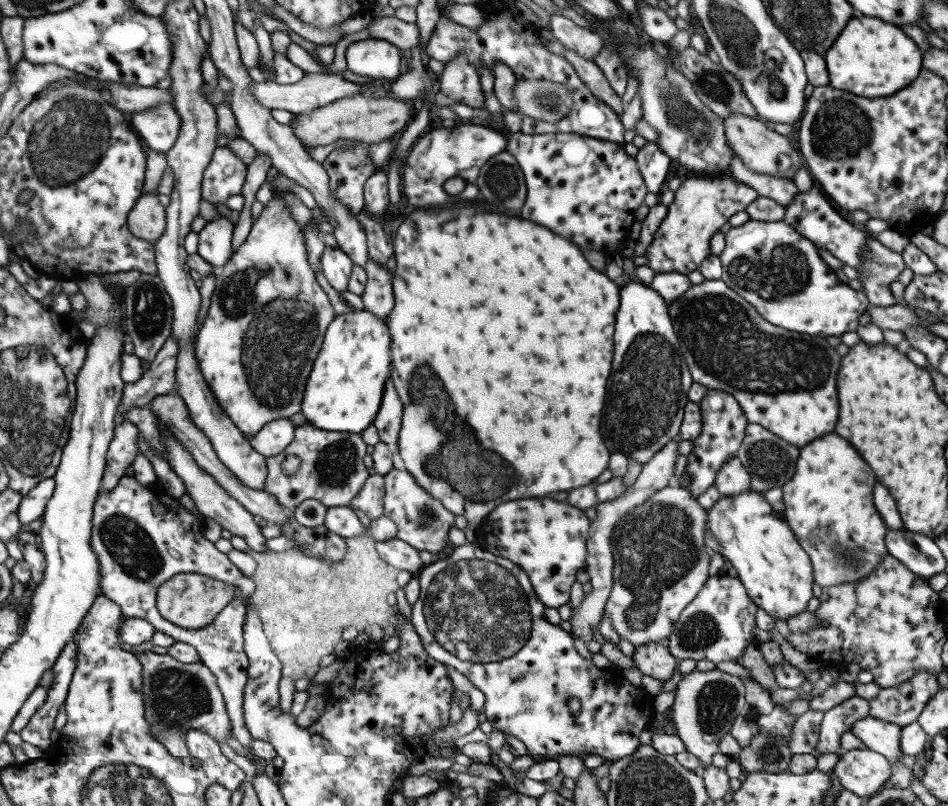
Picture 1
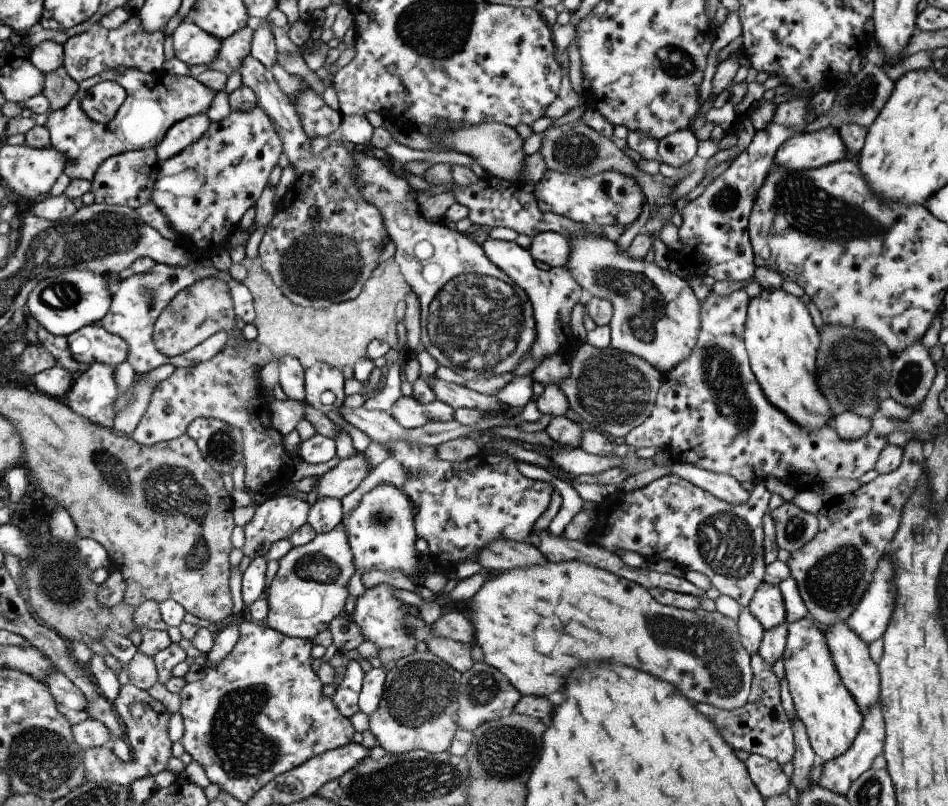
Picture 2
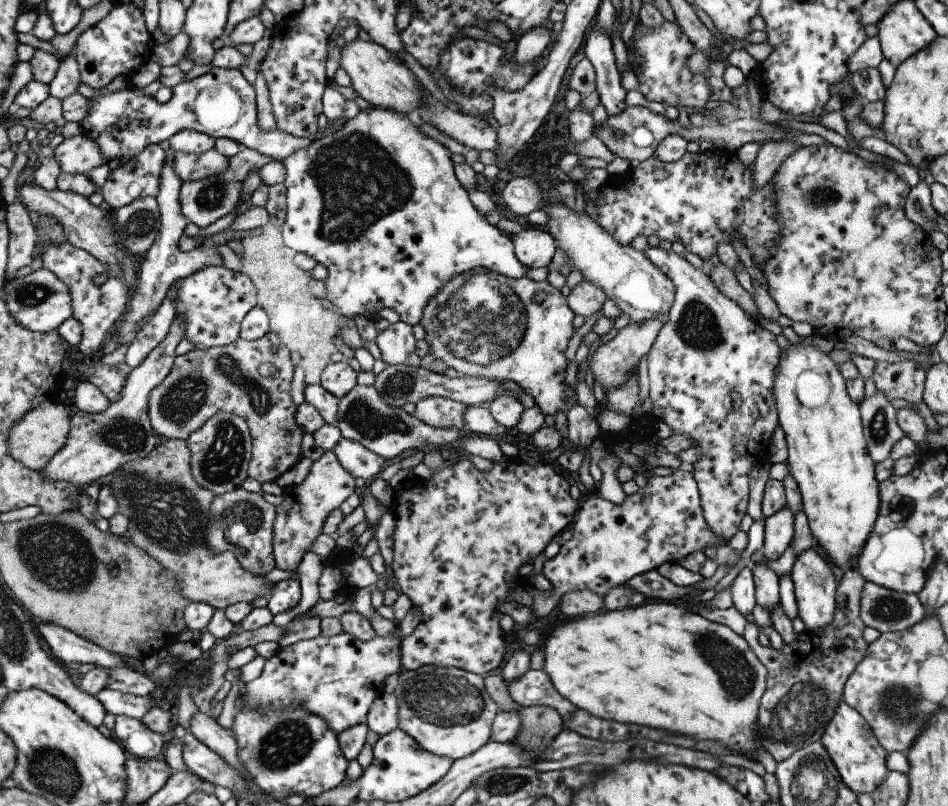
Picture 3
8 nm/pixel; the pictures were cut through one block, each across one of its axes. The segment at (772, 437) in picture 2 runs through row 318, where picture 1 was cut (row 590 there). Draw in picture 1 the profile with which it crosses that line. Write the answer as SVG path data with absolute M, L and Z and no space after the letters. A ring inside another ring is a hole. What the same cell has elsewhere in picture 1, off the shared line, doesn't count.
M720 573L709 577L696 598L680 613L667 636L666 645L678 660L709 660L710 662L736 661L747 646L757 643L752 638L756 626L757 606L747 595L747 590L738 577Z

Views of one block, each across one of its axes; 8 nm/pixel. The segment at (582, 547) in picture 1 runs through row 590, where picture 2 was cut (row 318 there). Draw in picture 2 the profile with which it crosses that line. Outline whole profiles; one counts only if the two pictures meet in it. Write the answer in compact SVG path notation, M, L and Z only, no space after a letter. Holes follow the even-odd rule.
M510 236L504 240L495 238L487 238L481 244L487 257L498 267L503 270L512 280L514 285L518 285L530 299L533 306L533 317L536 323L536 340L531 346L531 352L519 362L519 366L512 373L505 375L492 376L492 378L484 378L477 374L470 377L465 382L465 386L473 391L485 395L495 395L506 382L512 380L512 377L530 375L534 369L539 366L543 358L550 354L563 354L563 345L569 336L572 336L571 329L571 312L573 306L582 304L585 293L581 290L581 286L572 278L571 272L564 267L547 268L540 265L532 258L530 251L520 247Z

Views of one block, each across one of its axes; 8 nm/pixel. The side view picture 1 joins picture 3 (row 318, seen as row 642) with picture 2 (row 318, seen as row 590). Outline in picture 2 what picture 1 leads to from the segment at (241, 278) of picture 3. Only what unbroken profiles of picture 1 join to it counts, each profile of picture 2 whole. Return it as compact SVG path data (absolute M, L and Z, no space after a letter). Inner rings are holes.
M200 259L188 263L185 267L173 267L164 263L156 263L148 272L134 273L130 278L122 279L119 282L116 292L112 294L109 311L100 322L101 326L108 332L120 335L129 344L129 355L126 361L134 367L136 373L147 373L167 364L174 365L175 367L192 367L192 364L197 365L210 360L210 358L224 348L224 345L227 343L227 332L224 331L218 331L198 346L192 347L188 352L175 357L164 356L154 346L153 341L153 328L156 319L161 315L163 308L168 306L172 298L197 280L214 276L219 276L219 279L228 285L238 320L241 320L244 324L252 323L255 317L255 308L253 296L248 287L242 281L234 279L228 271L218 271L213 264L207 267L201 265Z

